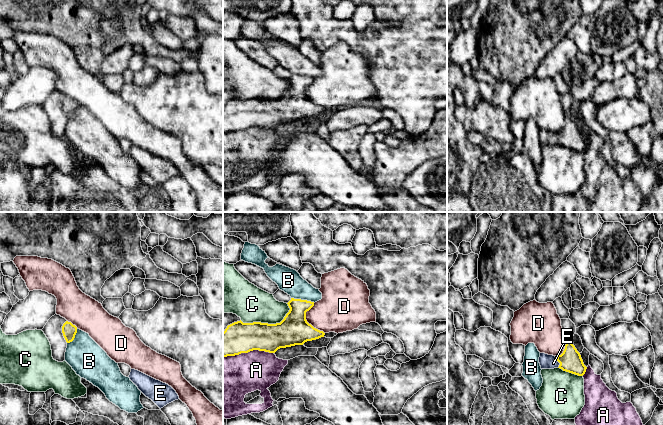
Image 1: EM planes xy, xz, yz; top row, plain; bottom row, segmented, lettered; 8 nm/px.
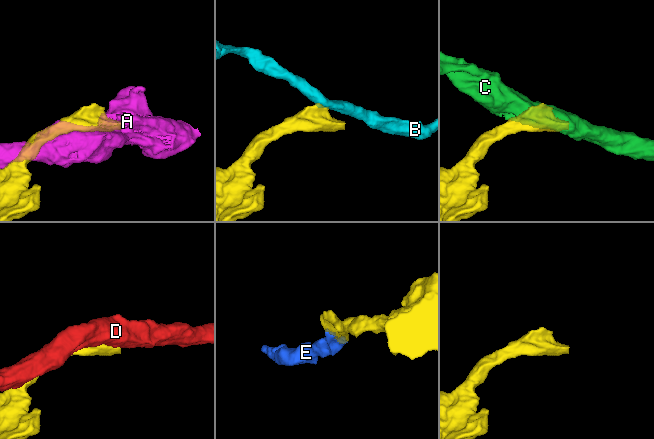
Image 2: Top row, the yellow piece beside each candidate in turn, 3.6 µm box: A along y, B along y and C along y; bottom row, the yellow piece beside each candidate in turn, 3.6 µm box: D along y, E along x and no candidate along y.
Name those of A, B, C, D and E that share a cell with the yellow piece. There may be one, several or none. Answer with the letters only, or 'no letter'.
E

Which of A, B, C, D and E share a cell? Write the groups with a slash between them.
A / B / C / D / E

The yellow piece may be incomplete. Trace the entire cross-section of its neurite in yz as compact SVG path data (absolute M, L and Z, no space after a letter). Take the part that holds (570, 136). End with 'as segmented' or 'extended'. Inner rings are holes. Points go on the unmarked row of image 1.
M567 116L565 125L561 131L553 132L540 129L539 139L541 145L560 144L563 147L583 152L587 143L584 141L580 129L571 117Z; extended

